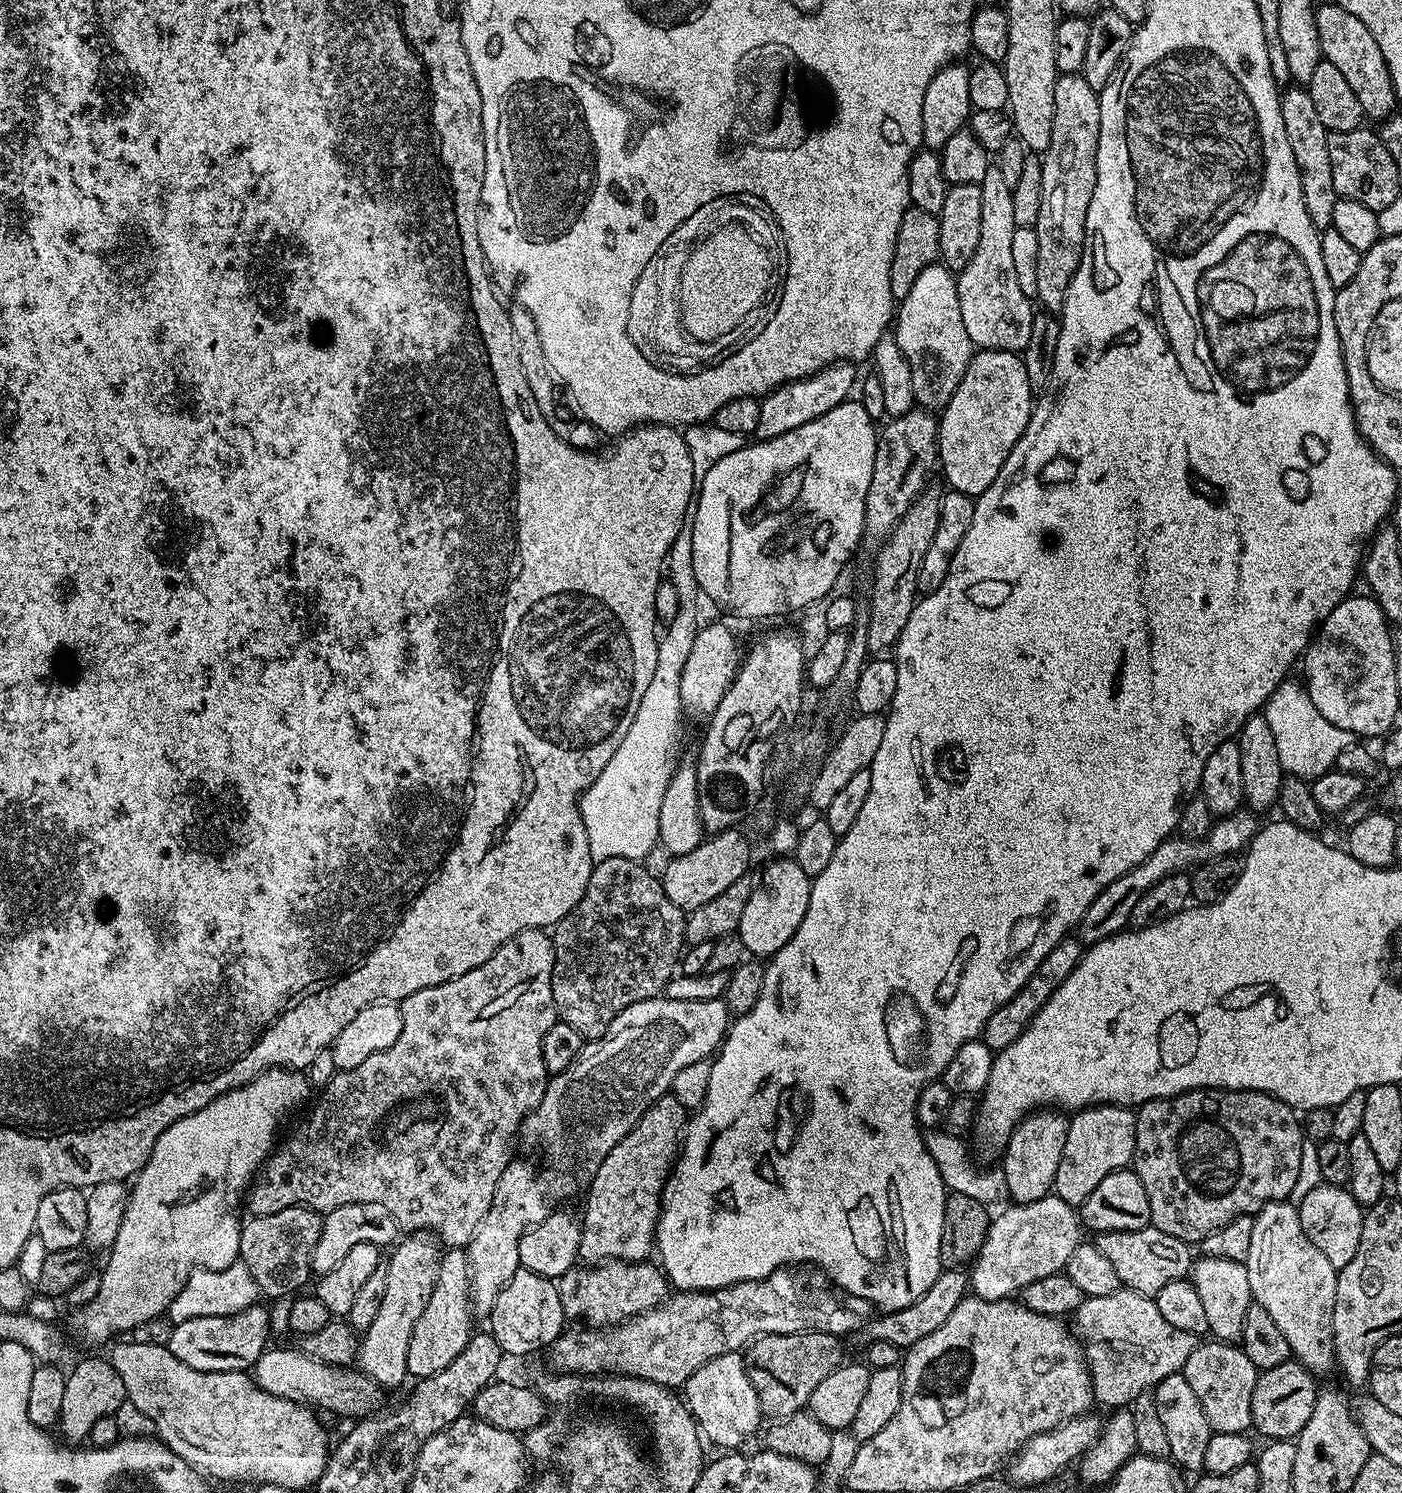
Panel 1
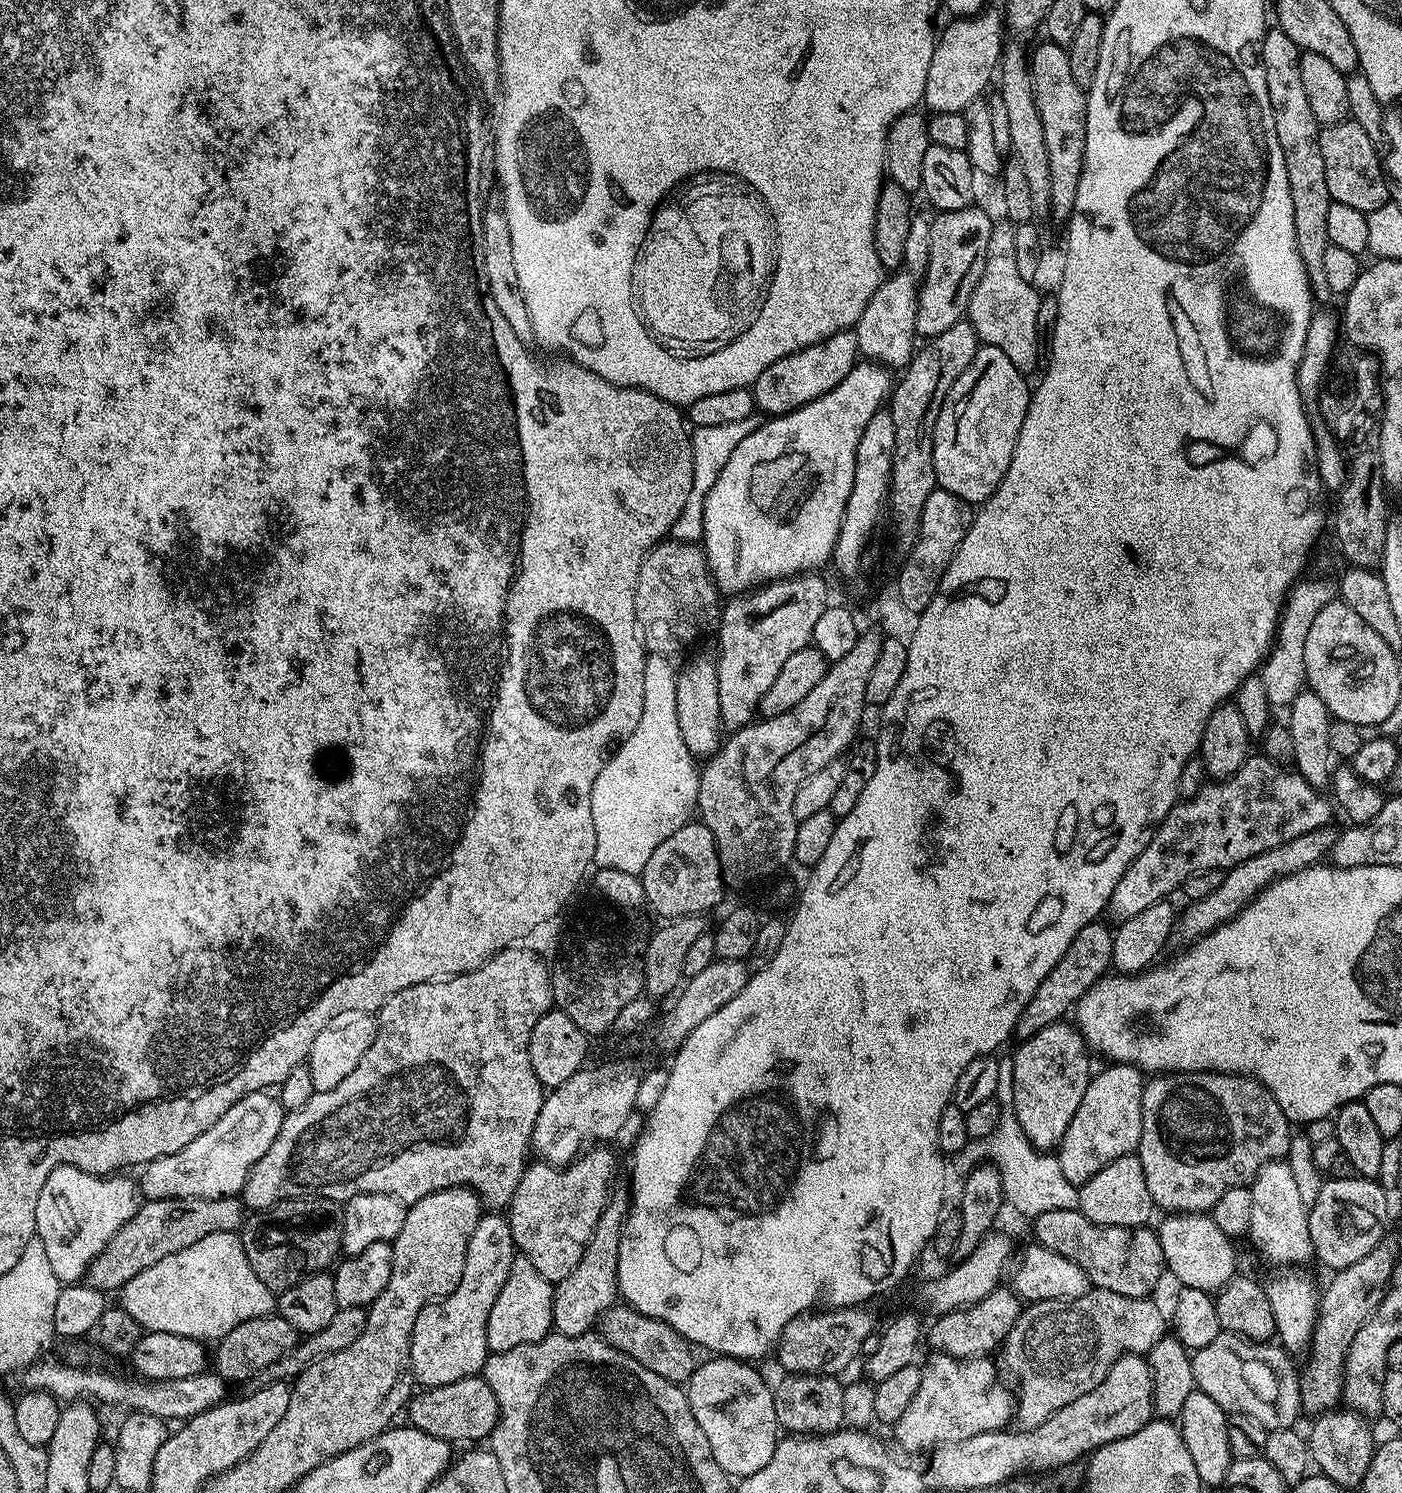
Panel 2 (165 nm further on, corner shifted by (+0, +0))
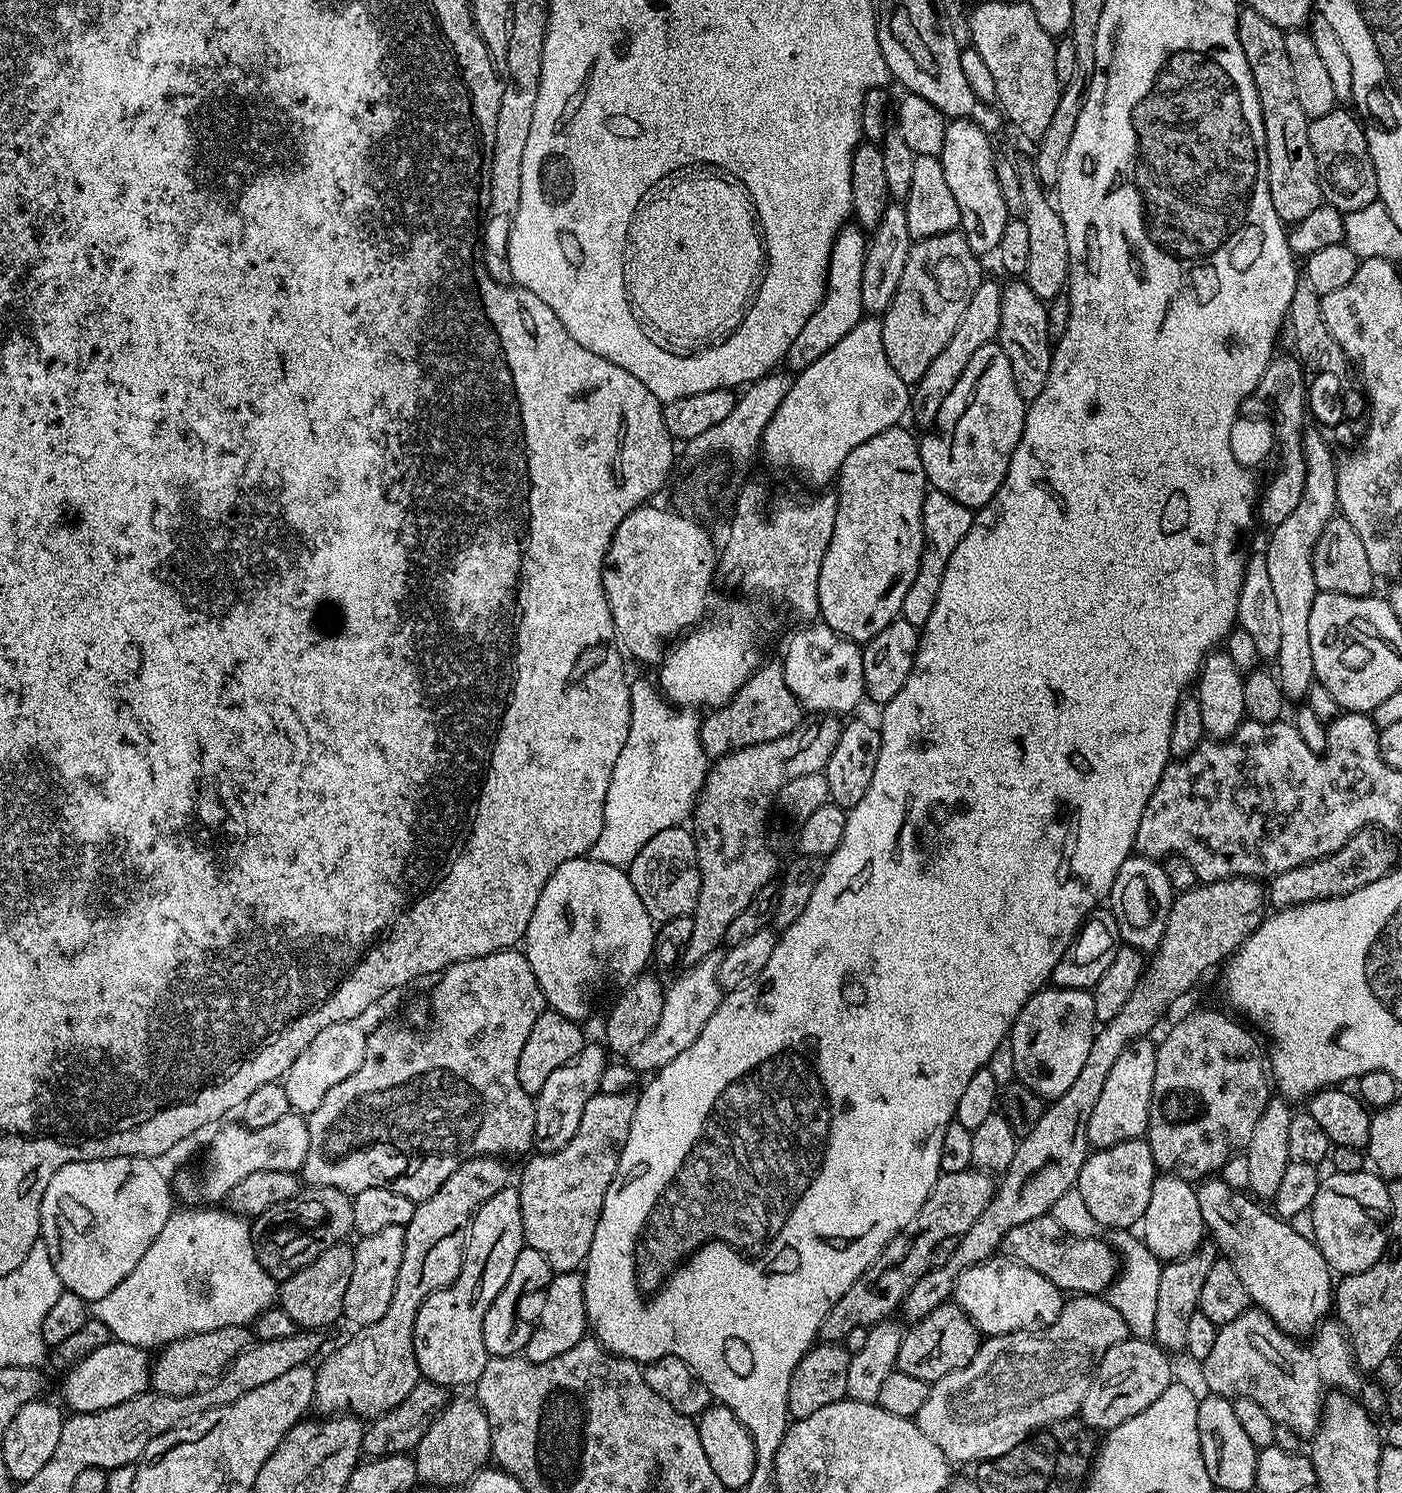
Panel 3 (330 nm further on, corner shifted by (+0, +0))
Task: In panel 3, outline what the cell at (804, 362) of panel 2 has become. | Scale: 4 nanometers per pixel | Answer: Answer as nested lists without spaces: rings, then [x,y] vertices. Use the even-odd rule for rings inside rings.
[[[848,226],[836,237],[830,262],[828,263],[828,287],[824,290],[824,301],[810,314],[806,326],[802,326],[798,338],[790,342],[790,350],[786,364],[792,367],[793,373],[800,372],[806,366],[818,362],[826,350],[837,345],[842,337],[850,334],[860,320],[865,319],[866,313],[862,306],[862,266],[866,251],[866,232],[859,226]]]

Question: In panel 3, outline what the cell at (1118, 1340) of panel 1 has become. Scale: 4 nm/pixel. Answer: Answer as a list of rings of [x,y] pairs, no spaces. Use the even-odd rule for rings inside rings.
[[[1076,1294],[1065,1303],[1063,1310],[1058,1314],[1058,1318],[1053,1324],[1037,1326],[1031,1330],[1022,1332],[1011,1332],[1010,1334],[1002,1334],[1001,1336],[989,1336],[980,1345],[980,1349],[974,1354],[974,1358],[966,1366],[962,1366],[958,1370],[954,1370],[950,1374],[946,1374],[941,1380],[935,1381],[928,1389],[928,1397],[926,1403],[922,1405],[922,1410],[918,1410],[918,1414],[914,1418],[916,1425],[922,1430],[922,1434],[926,1434],[926,1438],[930,1438],[930,1442],[934,1442],[934,1446],[938,1446],[938,1450],[942,1450],[949,1461],[956,1460],[974,1460],[972,1462],[983,1462],[988,1458],[993,1458],[996,1453],[1004,1452],[1009,1448],[1010,1442],[1014,1438],[1021,1437],[1022,1434],[1030,1434],[1031,1432],[1039,1432],[1041,1428],[1048,1427],[1049,1424],[1058,1422],[1059,1420],[1073,1419],[1079,1413],[1082,1406],[1082,1398],[1086,1398],[1086,1390],[1090,1390],[1090,1382],[1092,1376],[1096,1373],[1096,1367],[1102,1362],[1102,1358],[1106,1354],[1106,1350],[1110,1350],[1110,1346],[1120,1344],[1122,1341],[1129,1339],[1130,1329],[1128,1323],[1122,1318],[1122,1314],[1118,1314],[1118,1310],[1114,1310],[1114,1306],[1103,1295],[1100,1294]]]

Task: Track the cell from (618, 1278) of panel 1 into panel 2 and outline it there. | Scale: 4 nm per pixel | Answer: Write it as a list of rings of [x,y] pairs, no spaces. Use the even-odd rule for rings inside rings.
[[[623,1302],[609,1308],[600,1317],[598,1332],[607,1344],[622,1350],[622,1354],[642,1362],[646,1370],[654,1370],[654,1374],[662,1374],[662,1378],[675,1384],[687,1385],[688,1379],[696,1369],[698,1357],[695,1354],[697,1353],[693,1345],[689,1344],[682,1334],[678,1334],[678,1330],[674,1330],[666,1322],[642,1314],[637,1308],[628,1307]]]

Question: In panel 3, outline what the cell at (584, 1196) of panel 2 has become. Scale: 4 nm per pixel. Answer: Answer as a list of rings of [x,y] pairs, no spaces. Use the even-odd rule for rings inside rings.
[[[597,1092],[586,1110],[582,1110],[582,1122],[578,1122],[578,1134],[566,1142],[557,1152],[533,1155],[533,1160],[520,1176],[518,1191],[522,1202],[522,1230],[527,1247],[538,1250],[546,1262],[550,1262],[553,1273],[574,1272],[588,1259],[590,1242],[594,1242],[594,1230],[606,1202],[606,1194],[620,1170],[620,1155],[630,1134],[630,1122],[634,1118],[636,1096],[632,1094],[606,1094]]]

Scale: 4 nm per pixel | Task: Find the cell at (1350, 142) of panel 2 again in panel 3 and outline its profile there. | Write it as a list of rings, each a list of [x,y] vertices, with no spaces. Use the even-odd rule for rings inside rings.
[[[1338,106],[1330,114],[1322,114],[1322,118],[1311,121],[1308,125],[1308,133],[1310,134],[1310,150],[1314,150],[1314,162],[1318,166],[1318,178],[1320,179],[1320,189],[1324,191],[1324,200],[1327,203],[1332,204],[1342,213],[1350,213],[1354,210],[1362,210],[1362,206],[1370,206],[1371,204],[1377,203],[1378,200],[1378,178],[1374,174],[1374,166],[1372,165],[1372,159],[1368,153],[1368,143],[1366,142],[1366,134],[1364,133],[1363,123],[1351,111],[1347,112],[1347,107]]]

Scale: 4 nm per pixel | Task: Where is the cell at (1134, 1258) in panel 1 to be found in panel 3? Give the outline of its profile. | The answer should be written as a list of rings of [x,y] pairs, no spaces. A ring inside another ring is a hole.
[[[1055,1215],[1030,1218],[1022,1226],[1014,1226],[1004,1236],[1003,1251],[1030,1270],[1038,1270],[1065,1294],[1100,1294],[1111,1286],[1121,1271],[1118,1253],[1107,1239],[1096,1236],[1075,1236],[1058,1226]]]

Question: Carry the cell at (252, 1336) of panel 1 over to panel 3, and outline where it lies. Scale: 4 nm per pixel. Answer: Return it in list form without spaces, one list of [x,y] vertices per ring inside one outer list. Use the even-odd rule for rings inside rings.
[[[109,1339],[106,1346],[98,1346],[94,1354],[86,1354],[86,1358],[73,1364],[63,1376],[63,1403],[68,1403],[73,1413],[110,1410],[110,1406],[118,1406],[118,1402],[126,1402],[149,1391],[152,1383],[152,1360],[143,1348]]]

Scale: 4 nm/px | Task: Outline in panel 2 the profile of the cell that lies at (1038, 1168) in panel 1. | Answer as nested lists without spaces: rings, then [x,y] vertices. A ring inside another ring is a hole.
[[[1061,1022],[1038,1030],[1034,1038],[1019,1041],[1018,1047],[1010,1056],[1014,1066],[1016,1117],[1035,1148],[1055,1149],[1066,1134],[1066,1126],[1070,1126],[1070,1118],[1074,1118],[1074,1110],[1082,1103],[1090,1079],[1084,1038],[1079,1028]]]

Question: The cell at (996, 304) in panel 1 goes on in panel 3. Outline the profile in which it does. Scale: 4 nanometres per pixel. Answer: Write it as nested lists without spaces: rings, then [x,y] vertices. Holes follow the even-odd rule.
[[[1008,282],[1003,285],[1002,320],[998,343],[1000,349],[1010,358],[1010,370],[1014,370],[1014,386],[1018,386],[1018,394],[1024,401],[1031,402],[1042,394],[1042,386],[1046,386],[1046,378],[1050,374],[1050,362],[1054,347],[1047,336],[1047,312],[1045,301],[1030,290],[1027,282]]]

